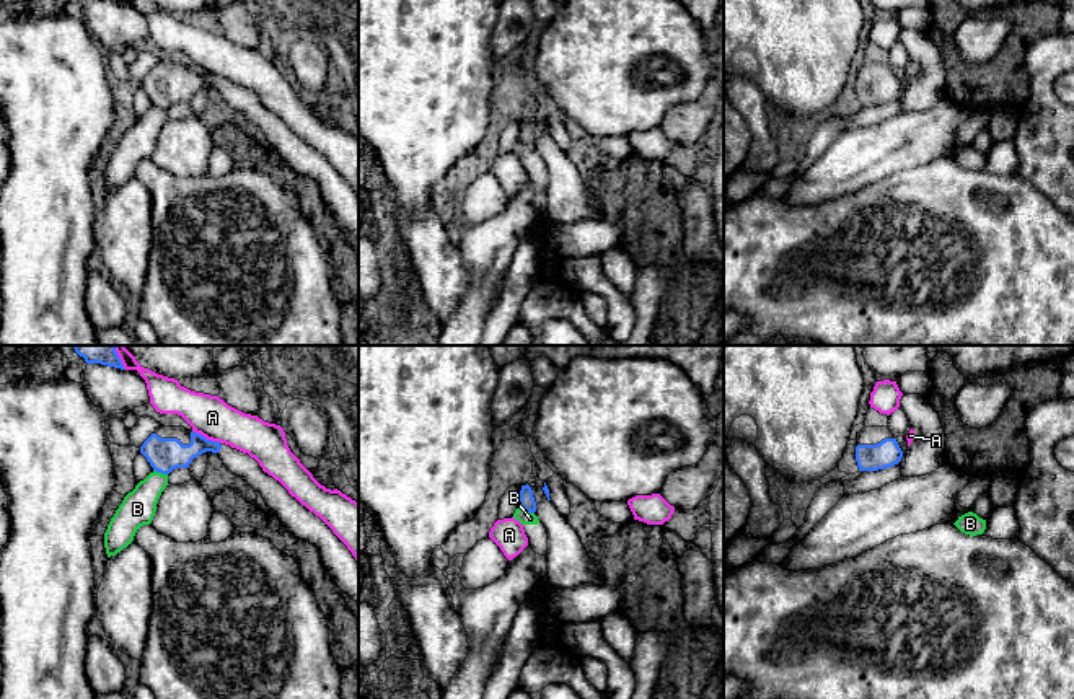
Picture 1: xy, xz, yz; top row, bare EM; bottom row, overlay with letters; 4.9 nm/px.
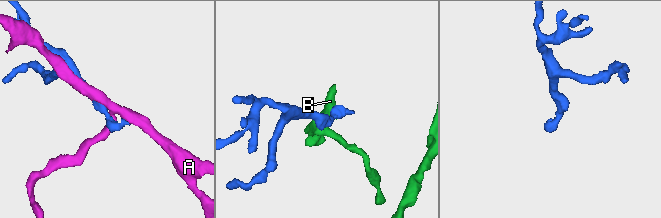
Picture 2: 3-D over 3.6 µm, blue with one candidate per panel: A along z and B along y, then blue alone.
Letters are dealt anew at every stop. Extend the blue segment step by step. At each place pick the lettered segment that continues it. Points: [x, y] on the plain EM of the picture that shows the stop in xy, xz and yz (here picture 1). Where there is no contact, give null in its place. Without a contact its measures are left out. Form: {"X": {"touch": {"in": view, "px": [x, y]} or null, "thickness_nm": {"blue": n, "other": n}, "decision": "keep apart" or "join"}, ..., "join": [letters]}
{"A": {"touch": {"in": "xy", "px": [206, 74]}, "thickness_nm": {"blue": 160, "other": 200}, "decision": "keep apart"}, "B": {"touch": {"in": "xz", "px": [527, 145]}, "thickness_nm": {"blue": 80, "other": 70}, "decision": "keep apart"}, "join": []}

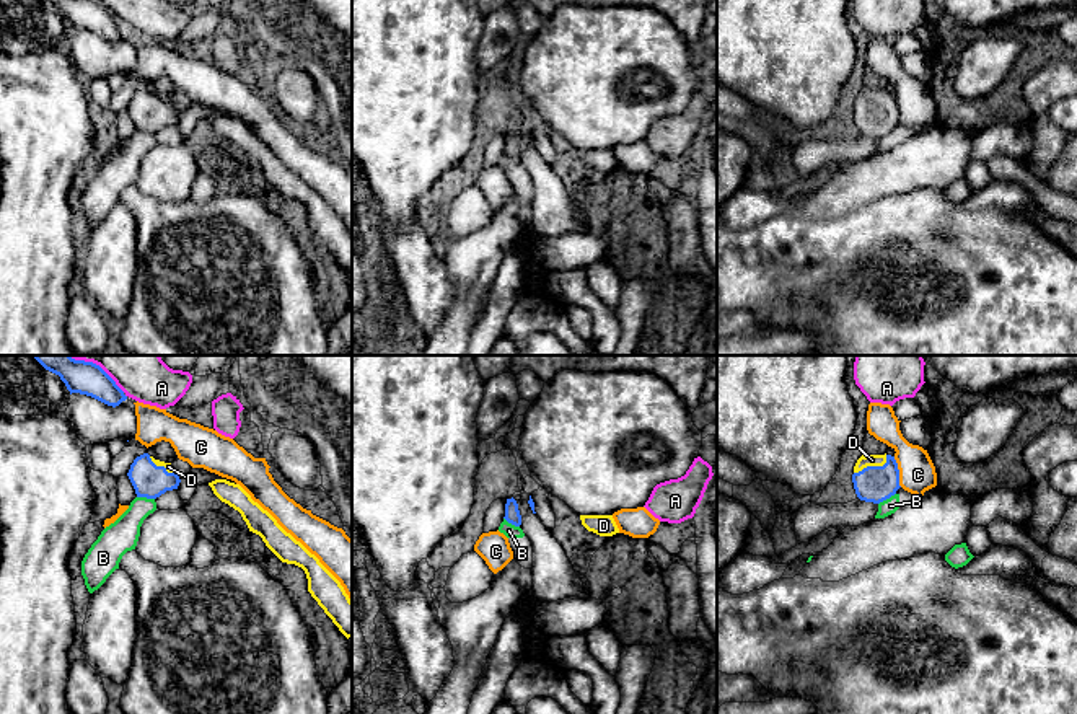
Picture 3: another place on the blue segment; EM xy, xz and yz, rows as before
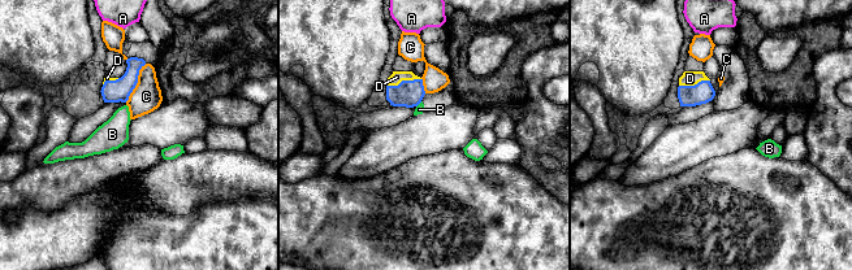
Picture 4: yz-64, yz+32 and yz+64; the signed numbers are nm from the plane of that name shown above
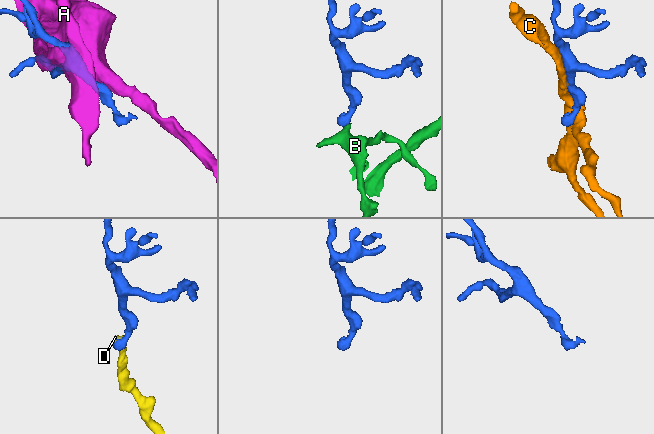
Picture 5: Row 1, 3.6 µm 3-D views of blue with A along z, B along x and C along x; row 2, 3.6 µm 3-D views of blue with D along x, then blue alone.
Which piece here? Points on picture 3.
{"A": {"touch": {"in": "xy", "px": [111, 13]}, "thickness_nm": {"blue": 160, "other": 200}, "decision": "keep apart"}, "B": {"touch": {"in": "xy", "px": [145, 131]}, "thickness_nm": {"blue": 170, "other": 160}, "decision": "keep apart"}, "C": {"touch": {"in": "yz", "px": [898, 106]}, "thickness_nm": {"blue": 180, "other": 180}, "decision": "keep apart"}, "D": {"touch": {"in": "yz", "px": [872, 101]}, "thickness_nm": {"blue": 180, "other": 60}, "decision": "join"}, "join": ["D"]}

